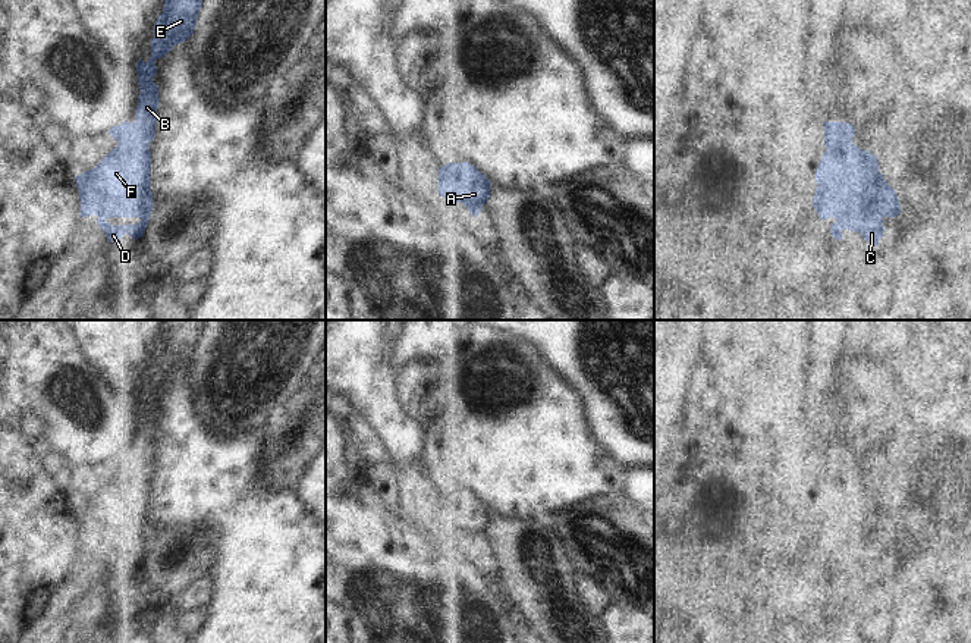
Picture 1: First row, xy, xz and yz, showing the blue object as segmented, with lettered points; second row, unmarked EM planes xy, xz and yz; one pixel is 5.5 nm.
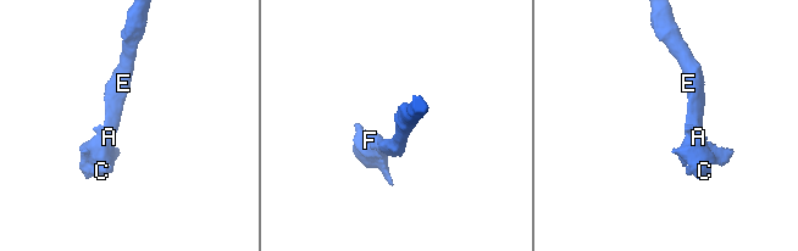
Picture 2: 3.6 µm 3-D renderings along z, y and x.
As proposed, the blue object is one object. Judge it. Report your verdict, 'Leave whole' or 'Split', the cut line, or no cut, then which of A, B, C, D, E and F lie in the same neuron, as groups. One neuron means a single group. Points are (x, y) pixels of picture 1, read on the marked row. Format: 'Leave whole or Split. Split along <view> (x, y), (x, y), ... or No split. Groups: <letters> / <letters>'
Leave whole. No split. Groups: A B C D E F

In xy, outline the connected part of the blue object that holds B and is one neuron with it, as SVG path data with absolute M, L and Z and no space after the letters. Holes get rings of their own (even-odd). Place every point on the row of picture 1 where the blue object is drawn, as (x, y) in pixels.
M164 0L163 13L154 23L154 38L151 41L151 57L145 63L142 59L136 63L138 85L141 94L138 97L135 122L125 120L119 126L113 126L109 134L119 142L94 169L75 176L81 200L81 217L98 216L98 226L106 233L109 242L120 241L126 233L135 239L142 238L153 213L153 191L150 181L151 151L150 144L155 137L157 109L160 103L158 87L153 76L157 72L155 60L166 56L176 44L186 41L195 29L202 0ZM110 217L139 217L135 225L111 225Z

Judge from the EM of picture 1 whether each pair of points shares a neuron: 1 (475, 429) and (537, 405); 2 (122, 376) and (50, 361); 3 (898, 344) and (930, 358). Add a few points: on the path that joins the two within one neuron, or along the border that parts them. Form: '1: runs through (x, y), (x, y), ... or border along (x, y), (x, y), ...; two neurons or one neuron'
1: runs through (490, 429), (514, 429), (522, 420); one neuron
2: border along (78, 344), (84, 357), (112, 388), (128, 391); two neurons
3: runs through (905, 345), (923, 354); one neuron

